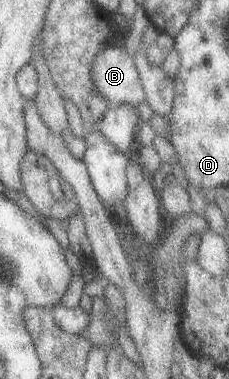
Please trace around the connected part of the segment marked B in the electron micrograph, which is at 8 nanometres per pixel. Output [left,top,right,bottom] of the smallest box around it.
[91,43,143,107]

